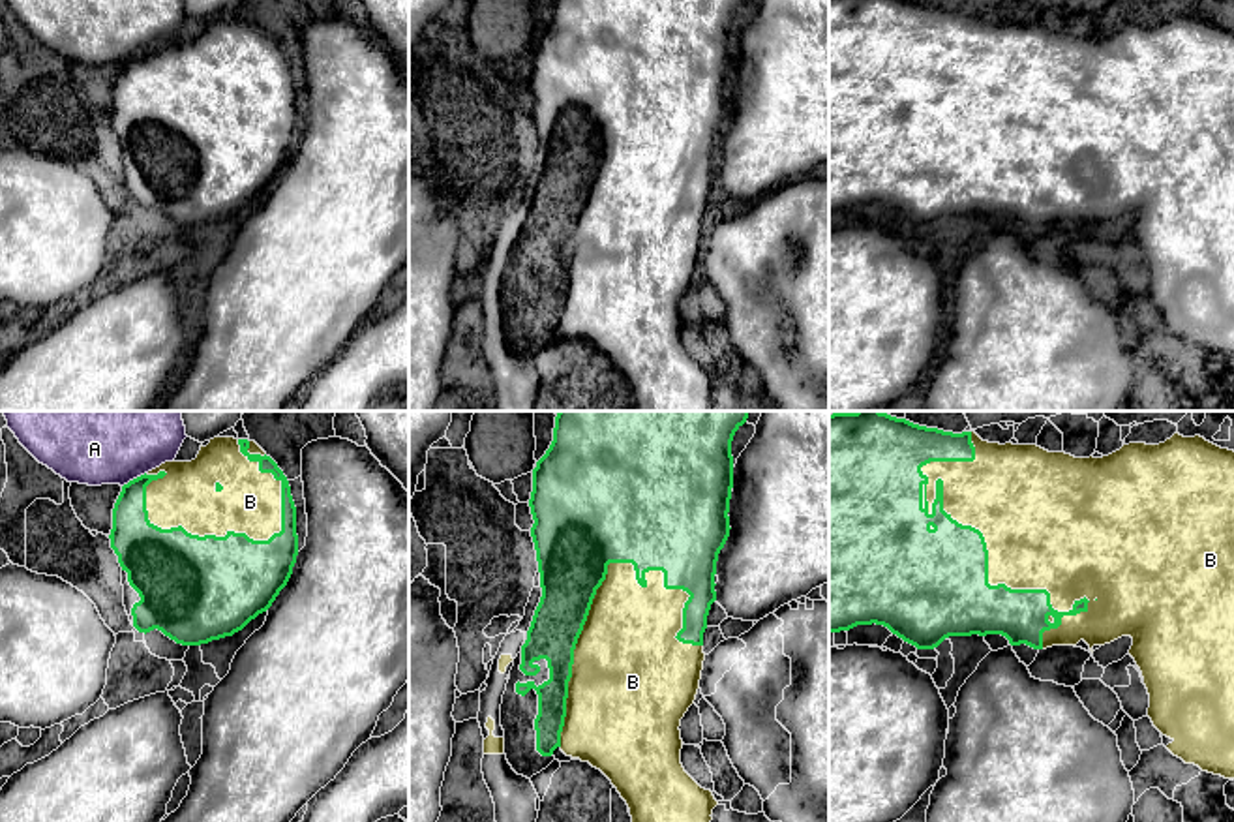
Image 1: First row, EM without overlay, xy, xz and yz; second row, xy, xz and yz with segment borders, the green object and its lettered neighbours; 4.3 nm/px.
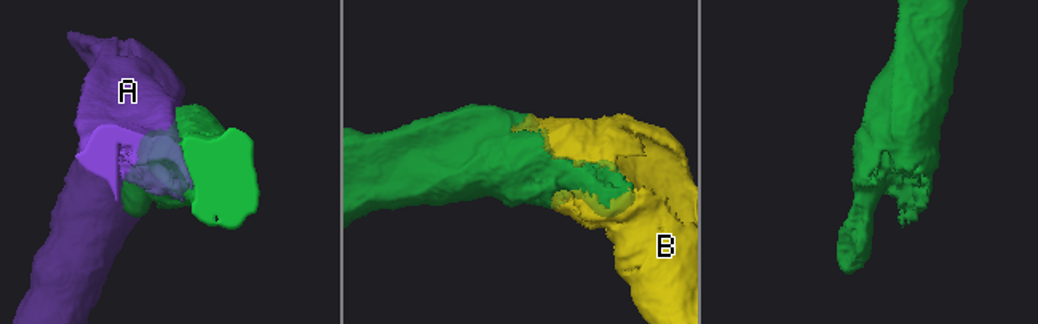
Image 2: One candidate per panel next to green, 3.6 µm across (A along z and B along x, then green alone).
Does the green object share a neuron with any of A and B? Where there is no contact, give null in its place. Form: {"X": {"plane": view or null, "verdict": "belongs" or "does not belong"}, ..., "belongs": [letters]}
{"A": {"plane": "xy", "verdict": "does not belong"}, "B": {"plane": "yz", "verdict": "belongs"}, "belongs": ["B"]}

